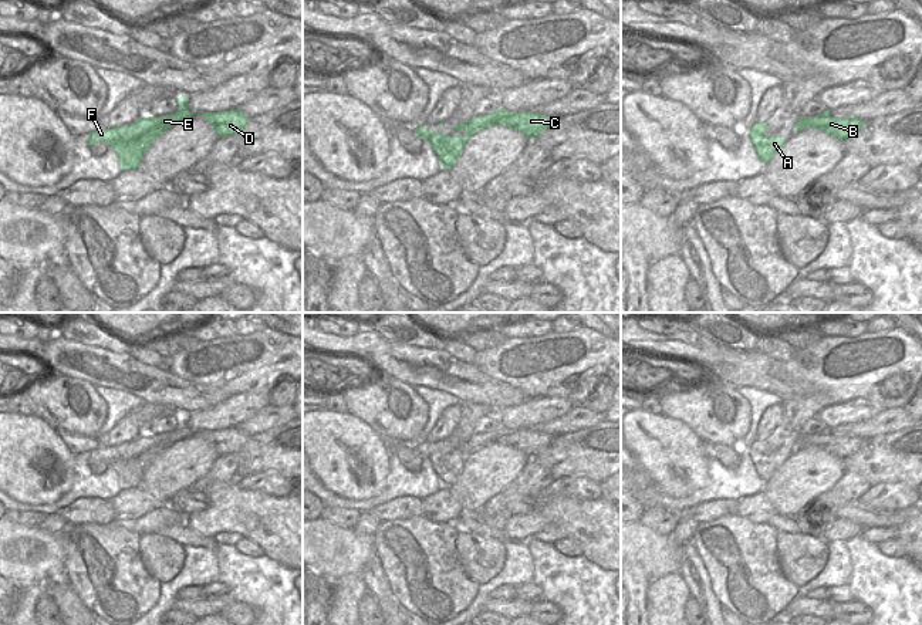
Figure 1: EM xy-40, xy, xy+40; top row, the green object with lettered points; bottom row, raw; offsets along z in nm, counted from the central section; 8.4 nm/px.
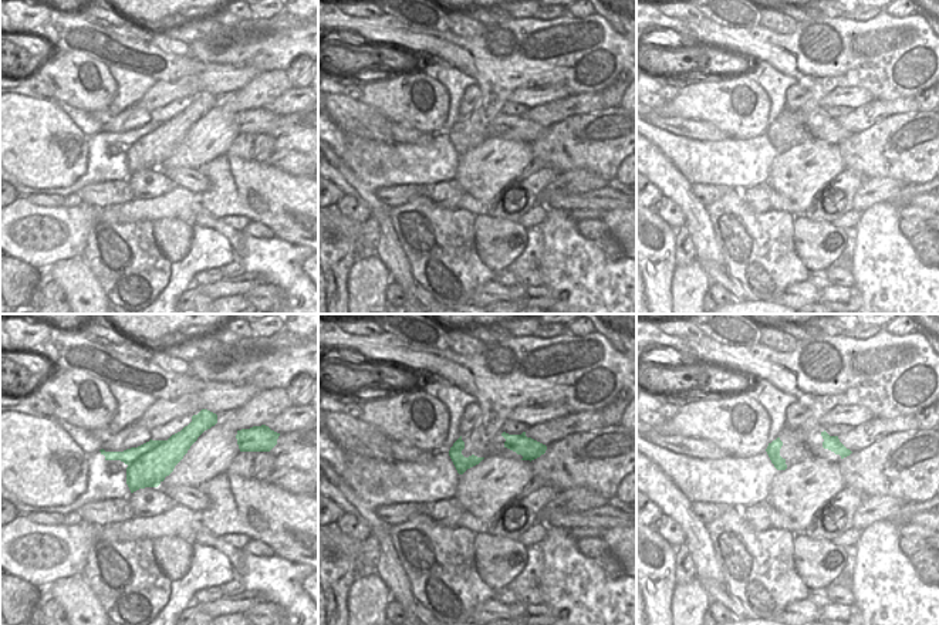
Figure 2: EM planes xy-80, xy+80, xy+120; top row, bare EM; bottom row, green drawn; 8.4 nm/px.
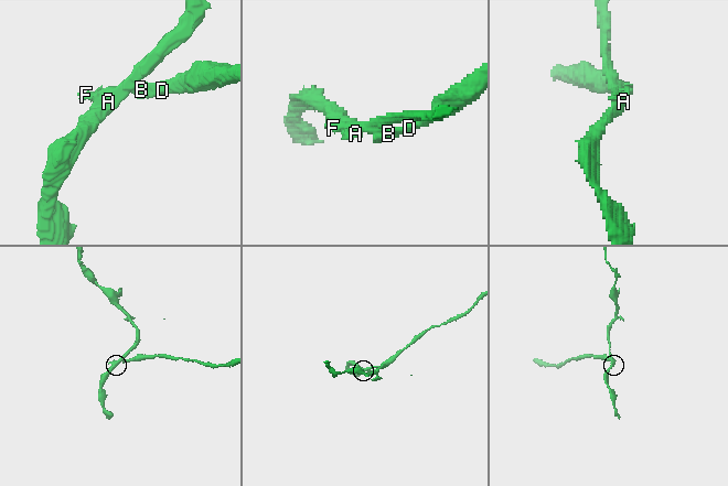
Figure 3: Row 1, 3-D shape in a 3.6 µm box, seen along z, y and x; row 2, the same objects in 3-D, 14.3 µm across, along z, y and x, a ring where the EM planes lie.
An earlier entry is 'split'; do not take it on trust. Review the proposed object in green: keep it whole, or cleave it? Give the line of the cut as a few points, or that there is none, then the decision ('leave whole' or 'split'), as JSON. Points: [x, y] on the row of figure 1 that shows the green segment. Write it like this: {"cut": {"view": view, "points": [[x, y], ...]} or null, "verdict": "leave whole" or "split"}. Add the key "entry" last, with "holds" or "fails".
{"cut": {"view": "xy", "points": [[513, 114], [497, 122]]}, "verdict": "split", "entry": "holds"}

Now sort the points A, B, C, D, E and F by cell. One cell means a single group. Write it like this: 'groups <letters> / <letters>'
groups A E F / B C D

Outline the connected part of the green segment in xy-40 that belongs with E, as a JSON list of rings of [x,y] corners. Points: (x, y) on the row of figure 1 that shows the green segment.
[[[186,95],[178,98],[178,105],[179,109],[170,115],[138,118],[134,125],[126,124],[118,128],[97,129],[95,132],[85,134],[90,136],[88,146],[105,142],[114,148],[119,159],[121,172],[138,169],[143,155],[158,136],[195,115],[188,109]]]

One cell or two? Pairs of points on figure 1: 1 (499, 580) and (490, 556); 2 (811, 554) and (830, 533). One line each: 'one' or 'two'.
1: two
2: two

